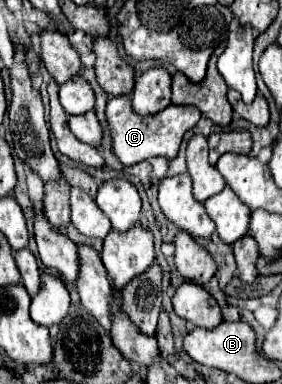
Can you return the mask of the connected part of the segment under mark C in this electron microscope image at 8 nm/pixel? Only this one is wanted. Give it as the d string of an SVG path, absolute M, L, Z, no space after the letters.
M116 96L110 98L106 106L106 116L112 126L112 142L114 142L114 152L120 158L124 166L132 166L136 162L154 158L154 156L166 156L172 160L178 154L182 136L200 120L200 110L194 106L176 106L170 104L158 114L152 116L140 116L132 110L132 100L130 96Z

